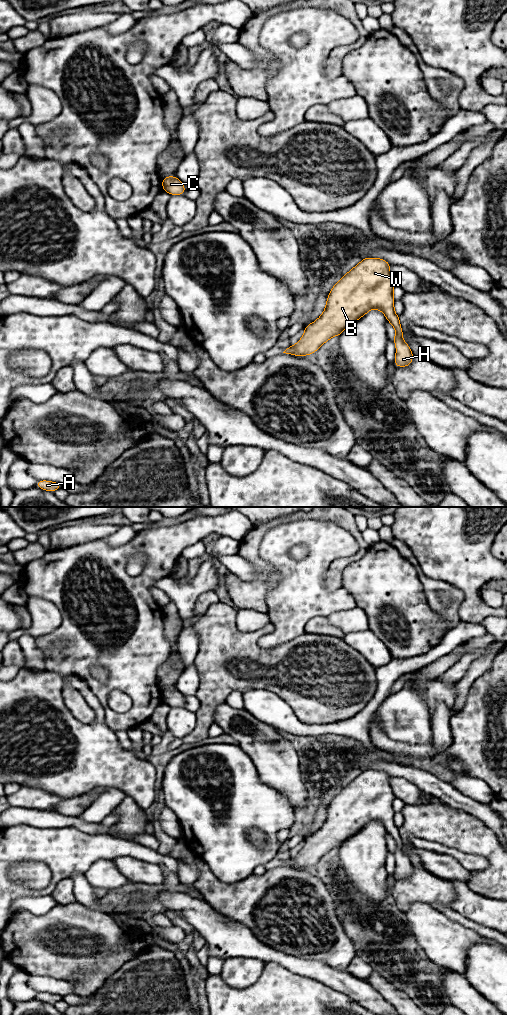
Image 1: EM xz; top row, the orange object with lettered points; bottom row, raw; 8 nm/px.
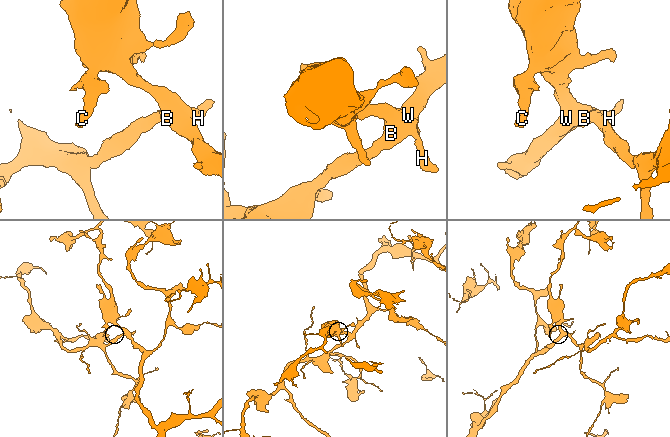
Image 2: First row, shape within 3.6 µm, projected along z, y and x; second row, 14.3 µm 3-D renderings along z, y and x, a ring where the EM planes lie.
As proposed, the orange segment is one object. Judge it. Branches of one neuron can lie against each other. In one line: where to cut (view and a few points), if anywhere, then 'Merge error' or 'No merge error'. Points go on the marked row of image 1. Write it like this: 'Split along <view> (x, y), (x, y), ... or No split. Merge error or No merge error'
No split. No merge error

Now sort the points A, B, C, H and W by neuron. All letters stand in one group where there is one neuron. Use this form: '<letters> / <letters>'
A B C H W

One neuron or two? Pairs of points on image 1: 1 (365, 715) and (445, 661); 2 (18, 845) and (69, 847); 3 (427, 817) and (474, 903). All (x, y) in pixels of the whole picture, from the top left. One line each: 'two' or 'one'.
1: two
2: one
3: two

